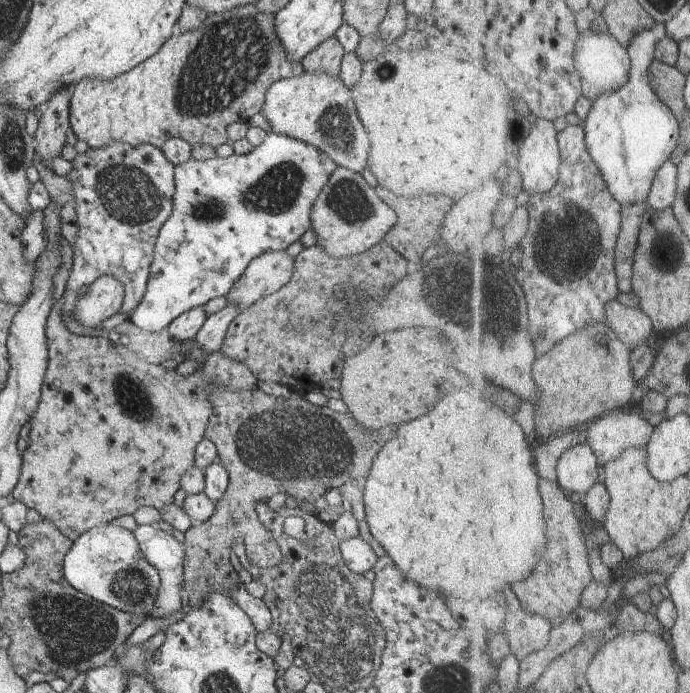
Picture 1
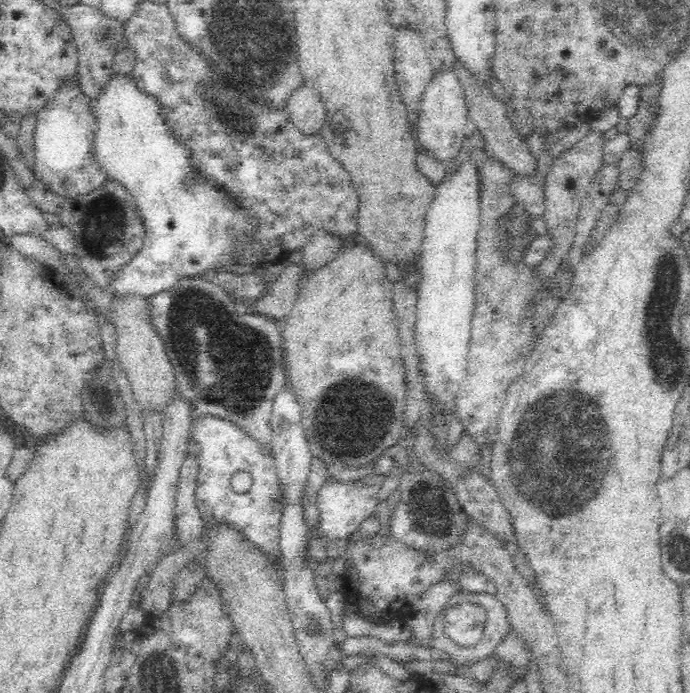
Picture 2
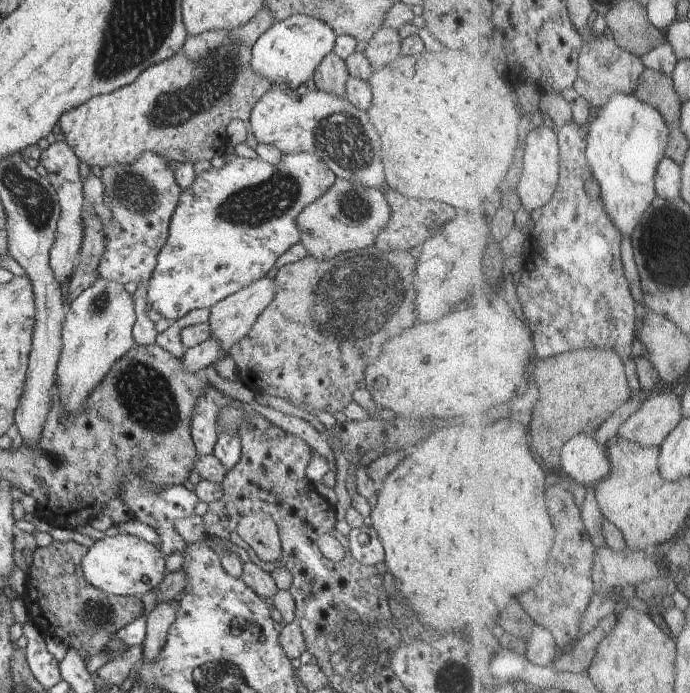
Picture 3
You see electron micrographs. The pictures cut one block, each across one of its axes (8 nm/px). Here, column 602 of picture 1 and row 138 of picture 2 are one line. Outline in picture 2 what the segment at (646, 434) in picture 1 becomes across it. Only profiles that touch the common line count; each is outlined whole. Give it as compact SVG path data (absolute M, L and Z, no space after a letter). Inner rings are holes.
M449 68L432 74L430 82L422 93L418 116L415 120L418 125L417 139L420 145L431 148L442 158L454 157L465 138L463 128L467 122L466 108L464 86L456 70Z

